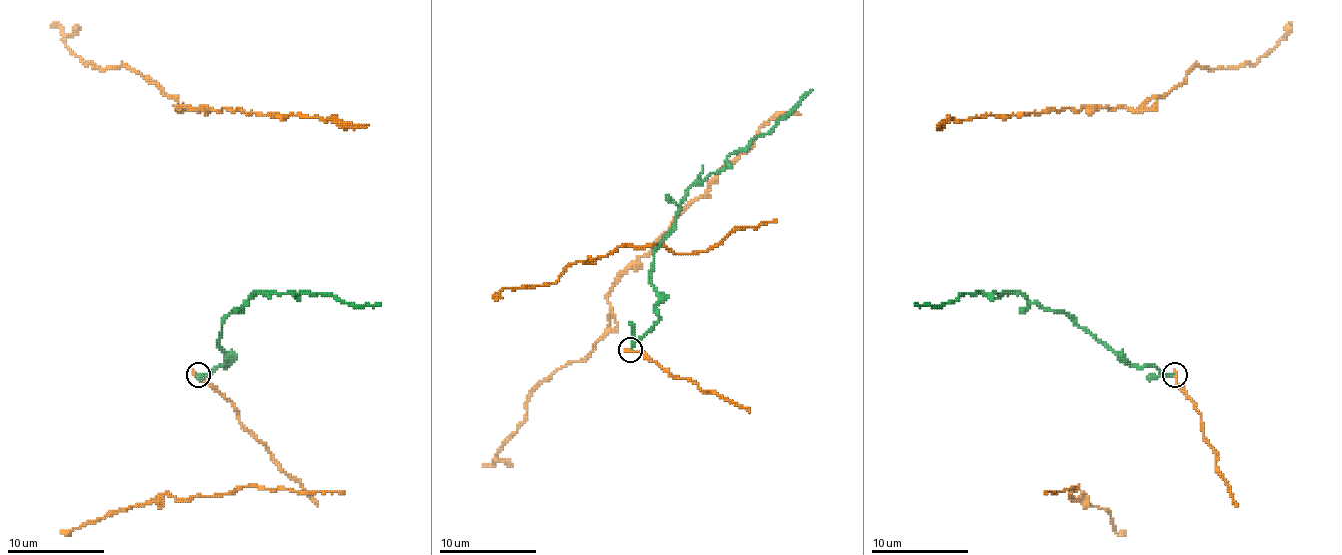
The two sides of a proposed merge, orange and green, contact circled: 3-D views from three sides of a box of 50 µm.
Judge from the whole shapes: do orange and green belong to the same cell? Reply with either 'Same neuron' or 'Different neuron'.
Different neuron

